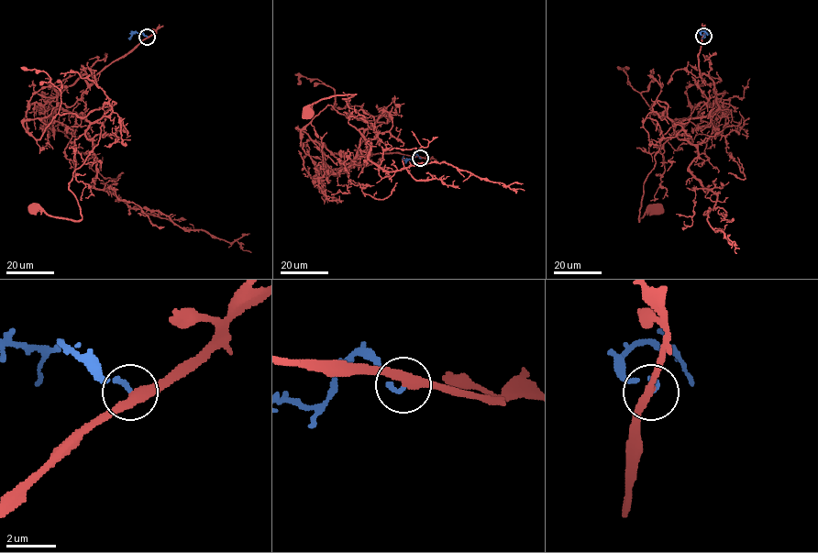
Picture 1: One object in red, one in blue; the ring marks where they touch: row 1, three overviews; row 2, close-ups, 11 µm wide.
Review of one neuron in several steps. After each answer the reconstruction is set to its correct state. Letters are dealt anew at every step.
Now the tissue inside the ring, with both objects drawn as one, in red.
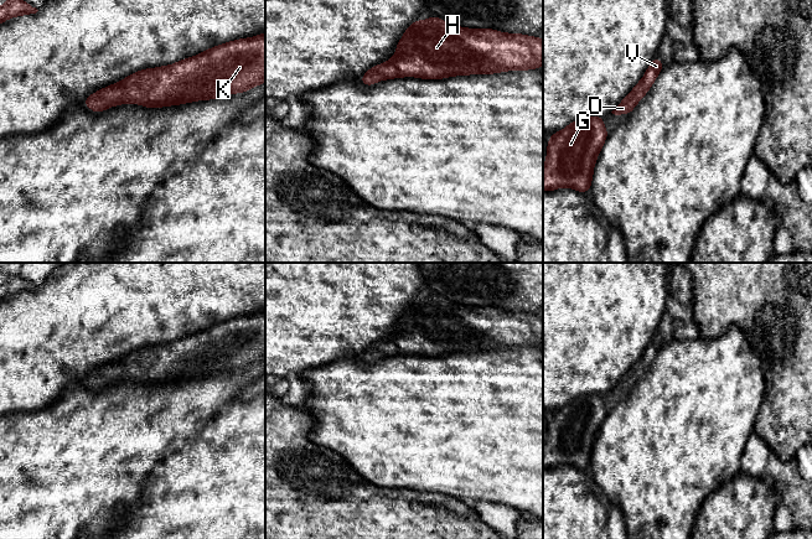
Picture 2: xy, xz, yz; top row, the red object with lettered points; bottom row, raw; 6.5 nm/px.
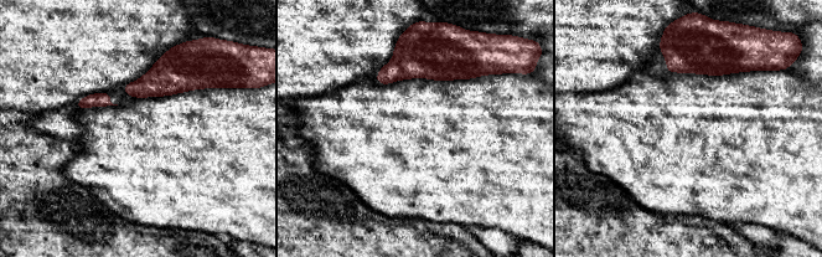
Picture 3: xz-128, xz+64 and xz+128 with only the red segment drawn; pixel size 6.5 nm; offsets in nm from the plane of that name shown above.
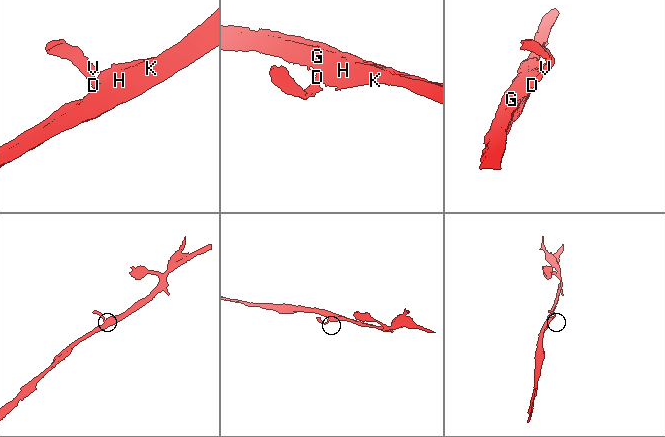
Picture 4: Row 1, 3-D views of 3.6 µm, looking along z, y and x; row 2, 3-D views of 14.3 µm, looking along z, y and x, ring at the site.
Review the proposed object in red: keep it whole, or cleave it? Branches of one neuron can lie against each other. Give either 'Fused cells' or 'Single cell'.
Single cell

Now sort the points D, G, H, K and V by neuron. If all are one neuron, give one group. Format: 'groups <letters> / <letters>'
groups D G H K V

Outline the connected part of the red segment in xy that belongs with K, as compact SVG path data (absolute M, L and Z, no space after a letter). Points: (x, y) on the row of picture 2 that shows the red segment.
M265 32L214 46L170 66L138 71L90 94L83 105L93 113L133 103L146 108L208 100L265 82Z

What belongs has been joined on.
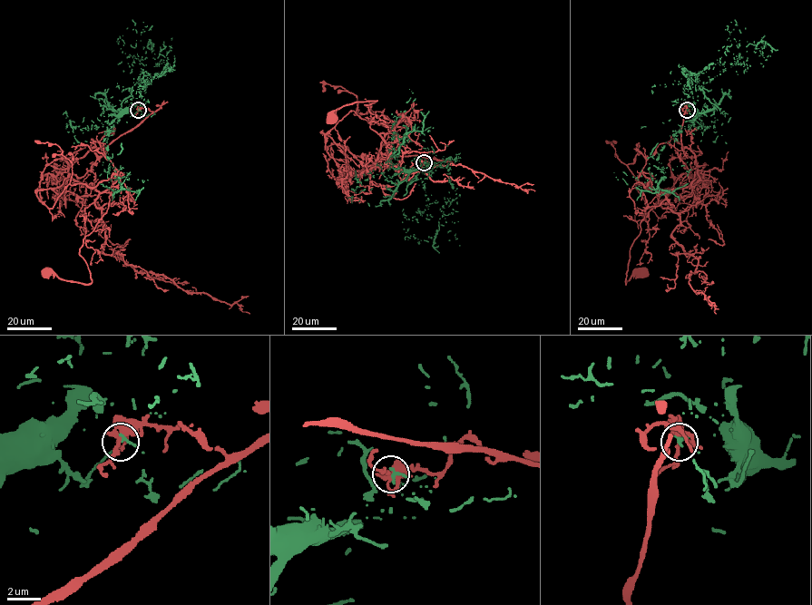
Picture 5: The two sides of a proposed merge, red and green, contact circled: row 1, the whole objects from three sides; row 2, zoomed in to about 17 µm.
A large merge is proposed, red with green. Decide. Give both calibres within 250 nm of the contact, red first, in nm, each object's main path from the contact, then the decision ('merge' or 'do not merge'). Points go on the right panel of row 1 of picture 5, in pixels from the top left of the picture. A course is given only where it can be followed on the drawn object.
calibres 300 and 240 nm; course red (687, 110), (680, 141), (694, 154), (699, 179), (658, 192), (648, 205), (630, 248), (625, 284), (642, 273); course green (687, 110), (694, 105), (689, 73), (713, 63), (731, 63), (749, 43), (766, 60), (754, 41), (733, 38); do not merge

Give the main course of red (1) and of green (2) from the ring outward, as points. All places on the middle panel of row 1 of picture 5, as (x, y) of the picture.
1: (423, 162), (437, 160), (390, 157), (357, 174), (396, 137), (394, 122), (365, 105), (376, 101), (331, 118)
2: (424, 162), (419, 169), (439, 161), (449, 168), (452, 188), (439, 229), (427, 241), (410, 236), (403, 209)

